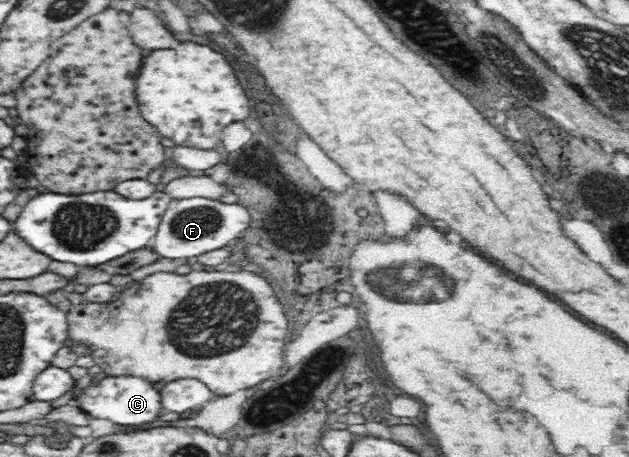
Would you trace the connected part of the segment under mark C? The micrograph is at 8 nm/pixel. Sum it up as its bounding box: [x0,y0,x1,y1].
[74,375,165,427]

